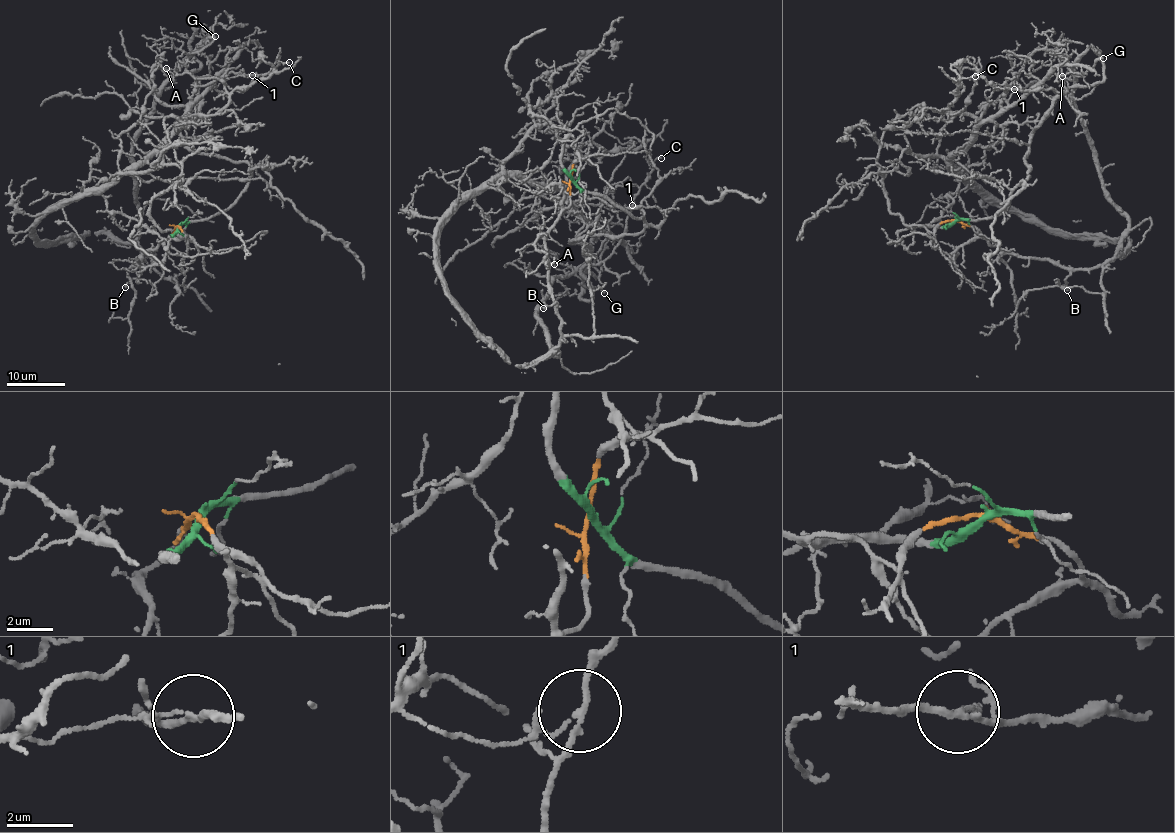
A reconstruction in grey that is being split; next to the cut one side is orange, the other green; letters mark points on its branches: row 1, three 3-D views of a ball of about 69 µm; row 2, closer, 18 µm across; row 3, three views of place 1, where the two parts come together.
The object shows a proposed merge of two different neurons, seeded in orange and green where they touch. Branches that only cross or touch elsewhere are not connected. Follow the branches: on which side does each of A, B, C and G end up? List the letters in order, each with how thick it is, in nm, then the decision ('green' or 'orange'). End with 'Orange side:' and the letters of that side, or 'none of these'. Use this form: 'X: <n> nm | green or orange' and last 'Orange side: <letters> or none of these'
A: 110 nm | orange
B: 140 nm | orange
C: 130 nm | green
G: 200 nm | orange
Orange side: A, B, G

